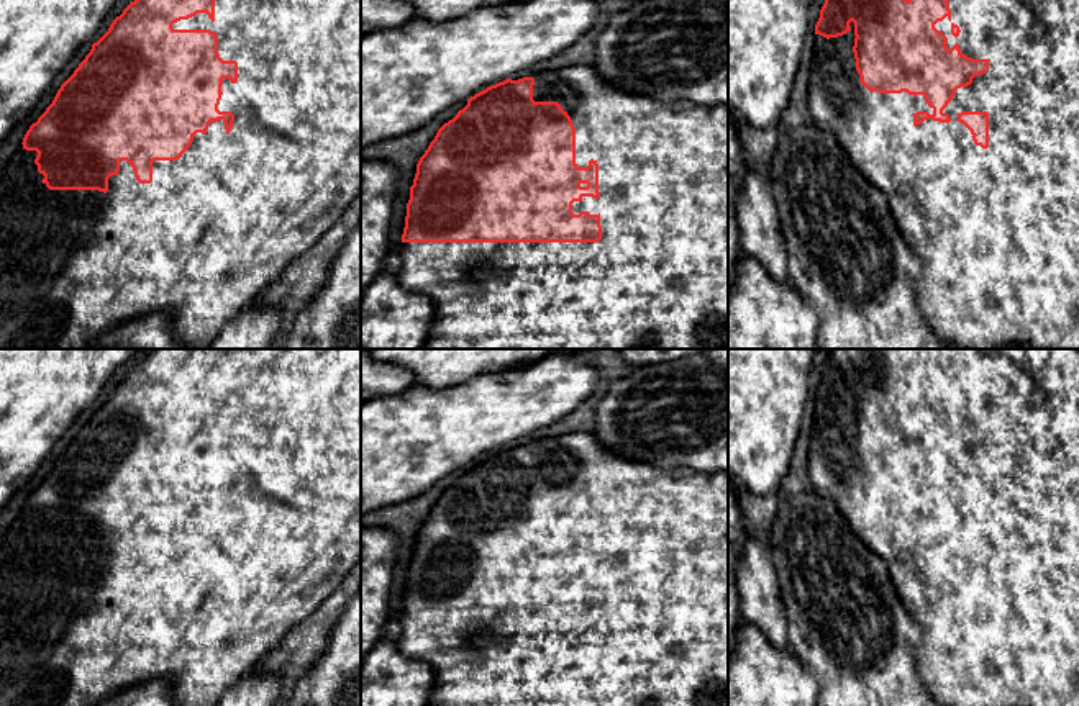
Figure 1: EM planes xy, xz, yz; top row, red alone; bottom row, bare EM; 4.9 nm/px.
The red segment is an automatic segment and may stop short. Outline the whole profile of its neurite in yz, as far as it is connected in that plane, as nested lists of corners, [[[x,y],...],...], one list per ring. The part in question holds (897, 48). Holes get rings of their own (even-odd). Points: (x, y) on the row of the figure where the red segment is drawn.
[[[825,0],[815,25],[808,110],[887,197],[922,265],[920,311],[949,349],[1079,349],[1079,0]]]

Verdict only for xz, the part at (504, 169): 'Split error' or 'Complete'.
Split error

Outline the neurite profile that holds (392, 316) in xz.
[[[380,274],[361,295],[361,349],[421,349],[433,316],[426,295]]]

